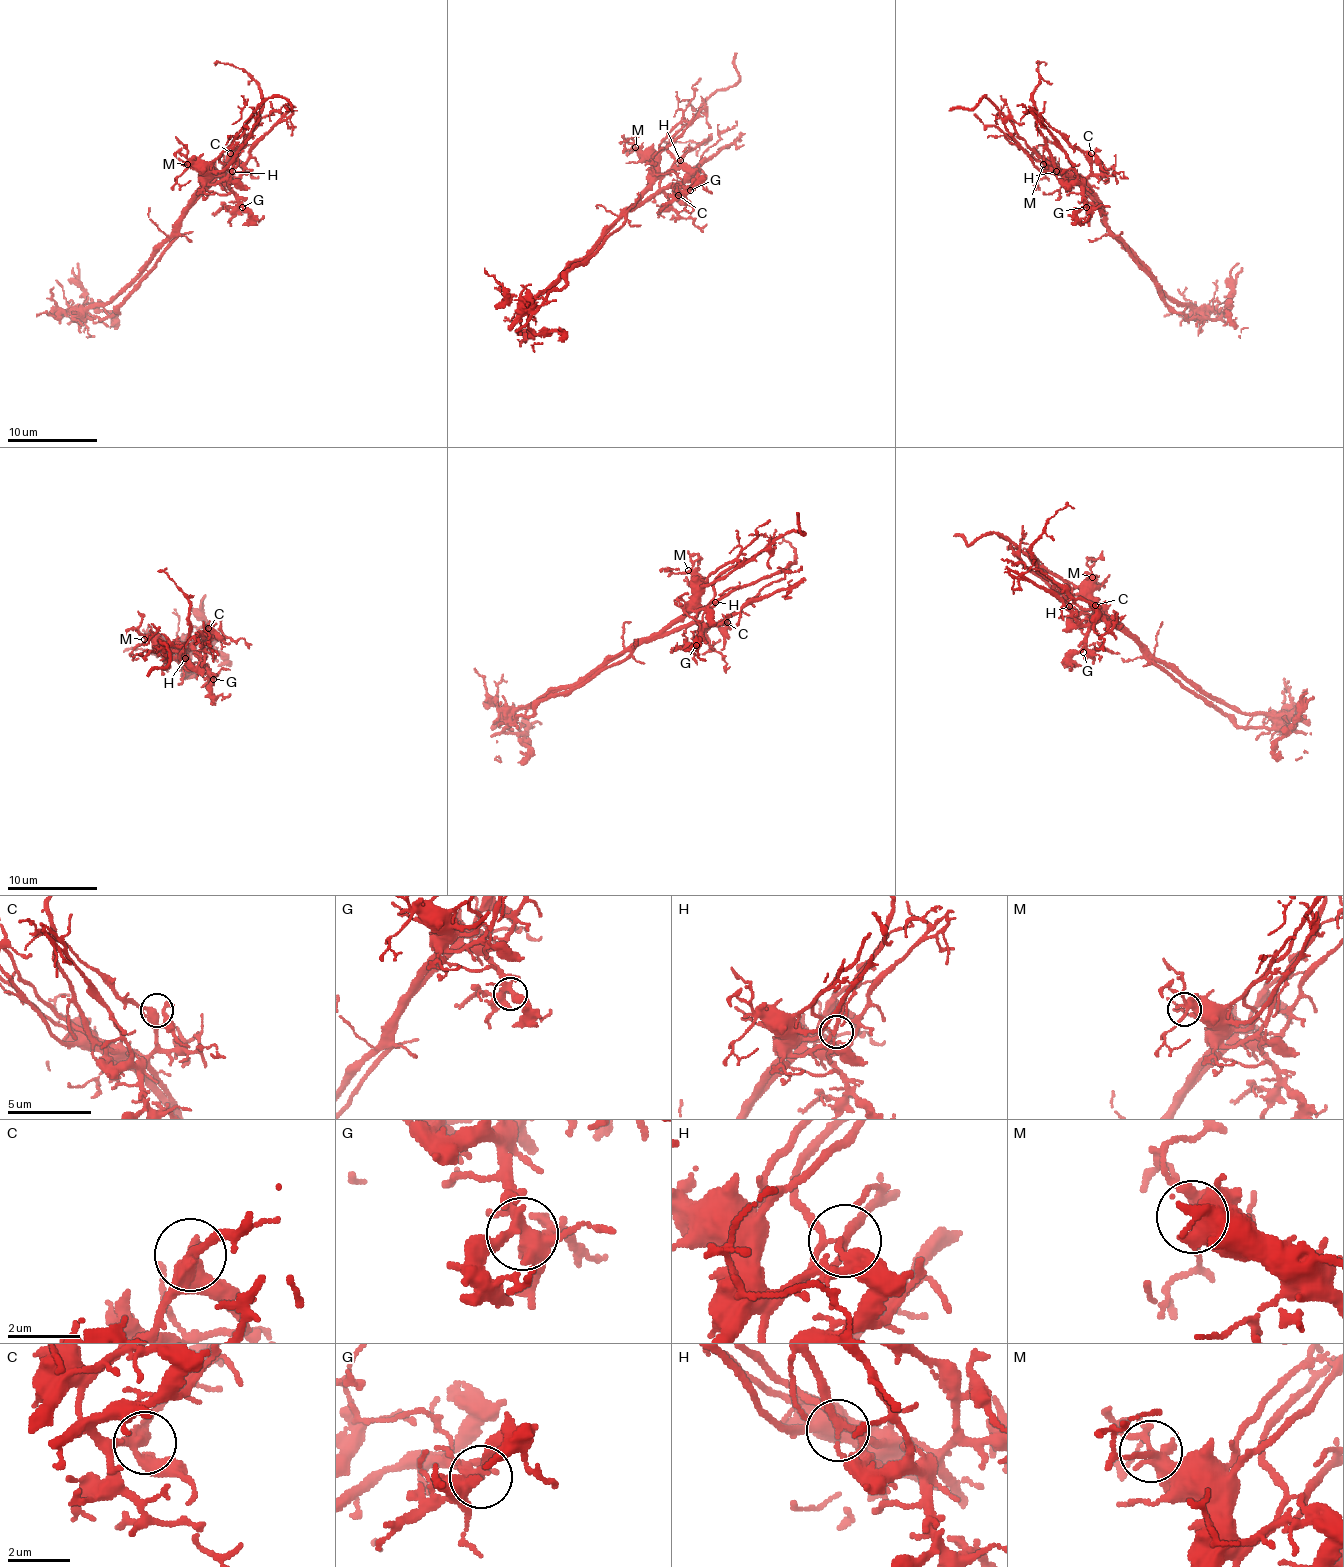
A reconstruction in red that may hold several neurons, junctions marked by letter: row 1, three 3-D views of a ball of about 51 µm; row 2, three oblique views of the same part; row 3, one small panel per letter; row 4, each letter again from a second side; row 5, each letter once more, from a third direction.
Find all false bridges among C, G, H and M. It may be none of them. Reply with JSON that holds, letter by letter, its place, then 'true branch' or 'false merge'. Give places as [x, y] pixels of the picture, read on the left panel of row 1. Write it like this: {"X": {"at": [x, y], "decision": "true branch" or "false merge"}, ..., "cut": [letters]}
{"C": {"at": [230, 153], "decision": "true branch"}, "G": {"at": [242, 207], "decision": "true branch"}, "H": {"at": [232, 171], "decision": "false merge"}, "M": {"at": [187, 164], "decision": "true branch"}, "cut": ["H"]}

